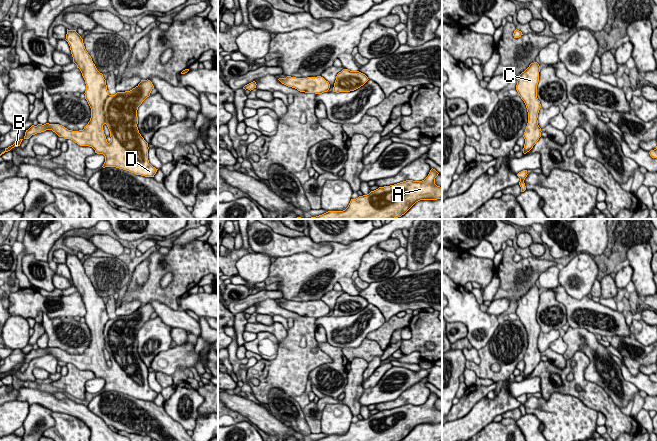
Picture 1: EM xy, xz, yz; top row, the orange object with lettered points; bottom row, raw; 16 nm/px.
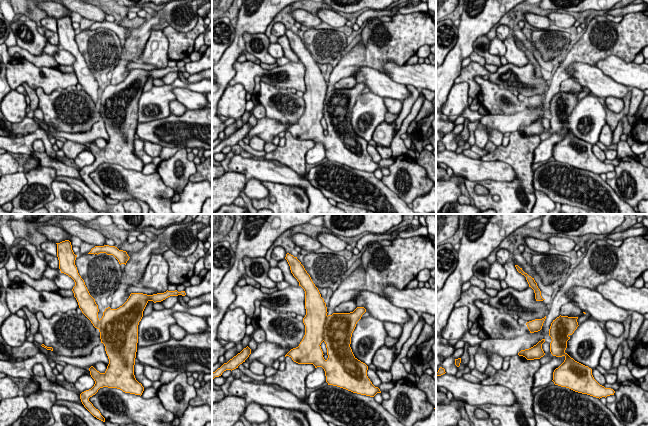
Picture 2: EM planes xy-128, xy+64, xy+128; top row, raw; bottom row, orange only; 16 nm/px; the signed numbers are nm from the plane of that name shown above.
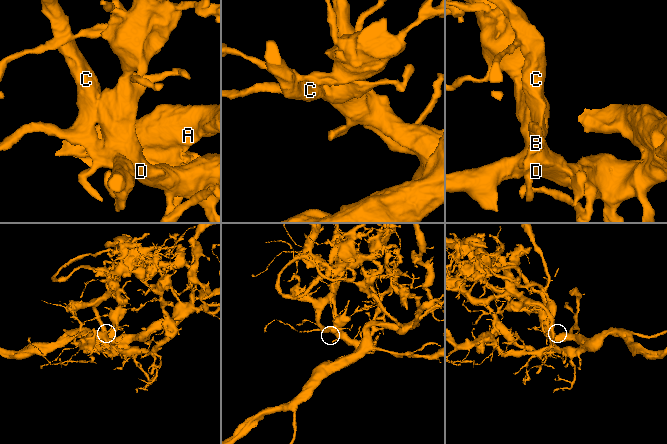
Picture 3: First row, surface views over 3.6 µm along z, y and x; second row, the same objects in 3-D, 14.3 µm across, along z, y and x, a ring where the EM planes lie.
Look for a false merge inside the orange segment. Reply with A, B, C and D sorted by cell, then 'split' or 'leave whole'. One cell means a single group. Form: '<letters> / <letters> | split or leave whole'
A B C D | leave whole

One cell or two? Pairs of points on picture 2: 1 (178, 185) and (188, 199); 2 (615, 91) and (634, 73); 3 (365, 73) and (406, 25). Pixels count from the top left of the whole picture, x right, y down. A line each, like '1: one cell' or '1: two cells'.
1: two cells
2: two cells
3: two cells

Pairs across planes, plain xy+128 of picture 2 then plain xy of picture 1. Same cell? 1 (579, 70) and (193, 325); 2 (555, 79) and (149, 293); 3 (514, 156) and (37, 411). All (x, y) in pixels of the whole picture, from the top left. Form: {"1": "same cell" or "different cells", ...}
{"1": "same cell", "2": "same cell", "3": "different cells"}

